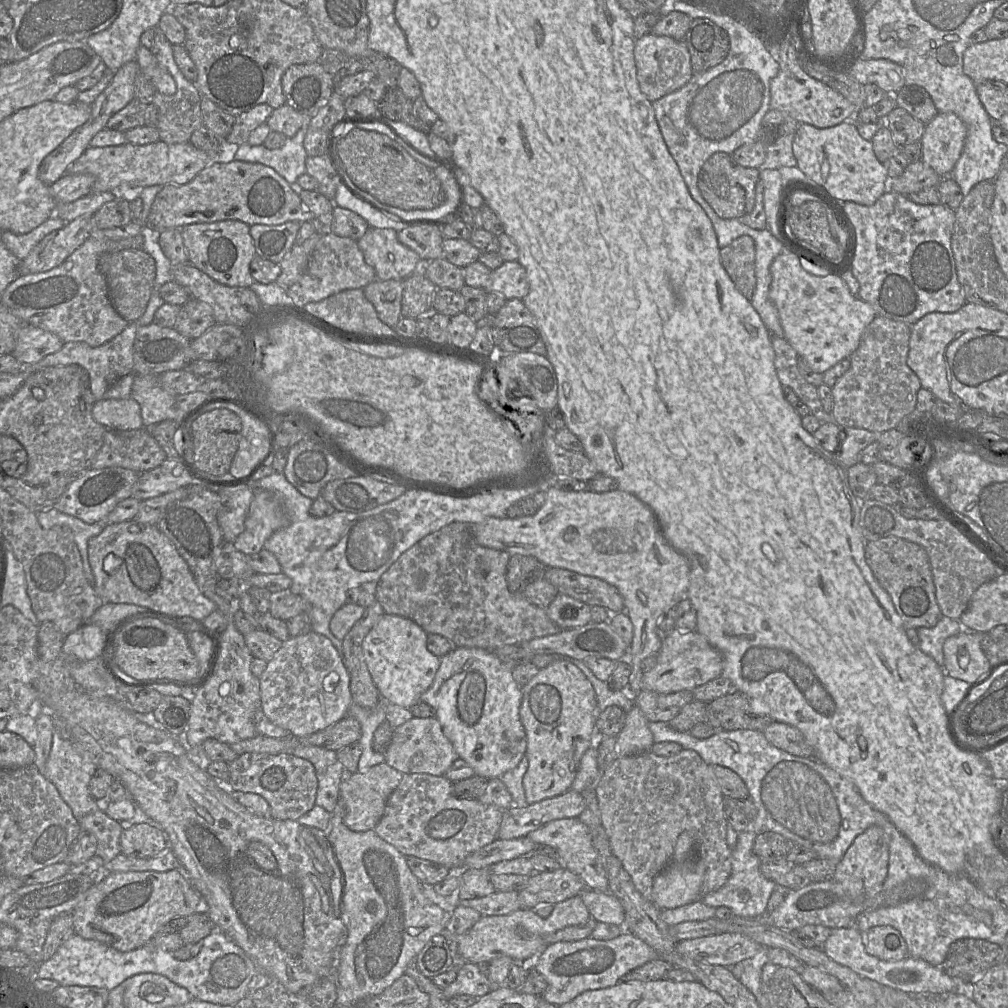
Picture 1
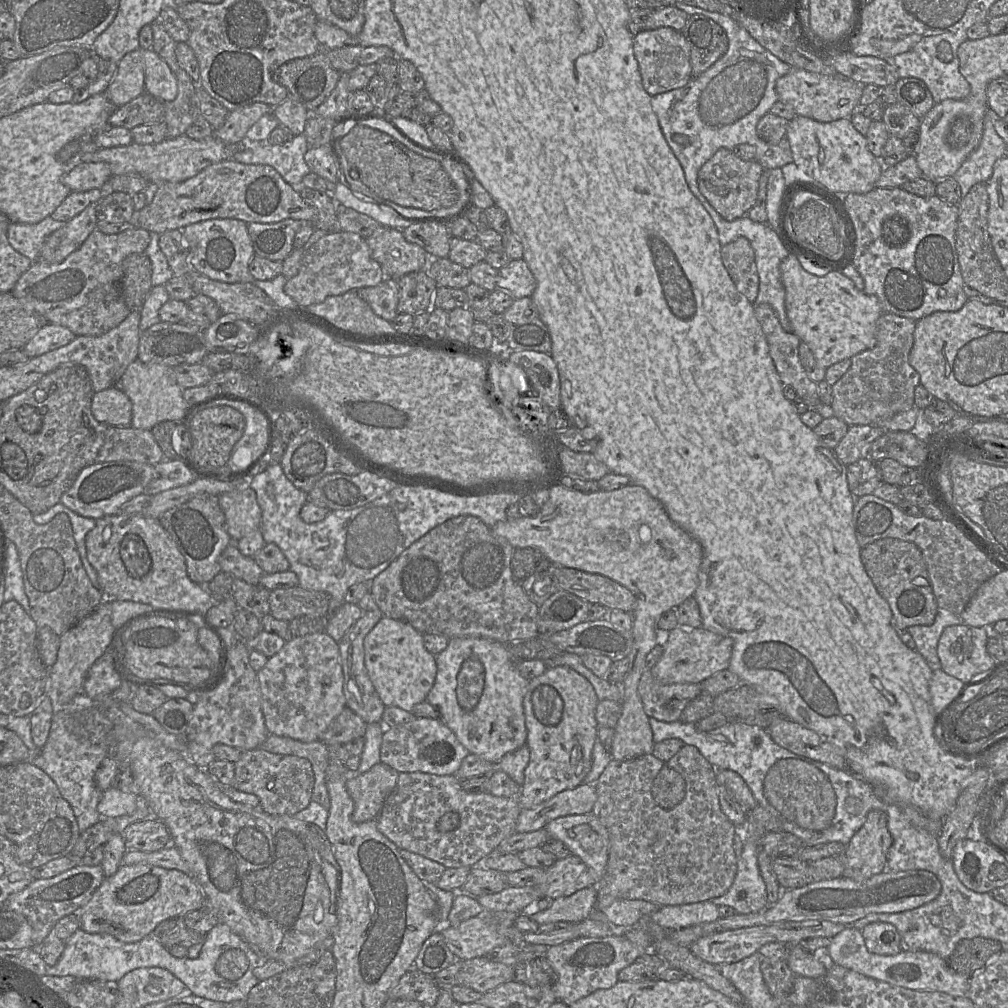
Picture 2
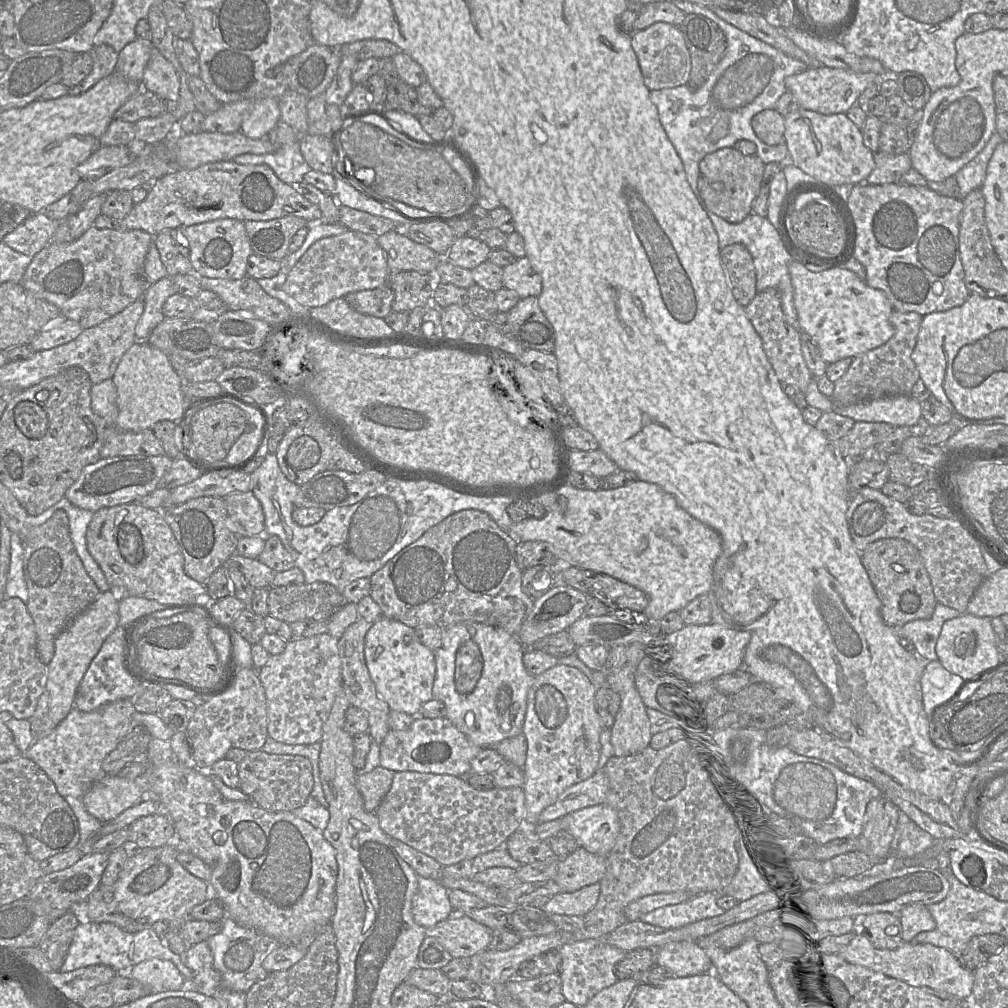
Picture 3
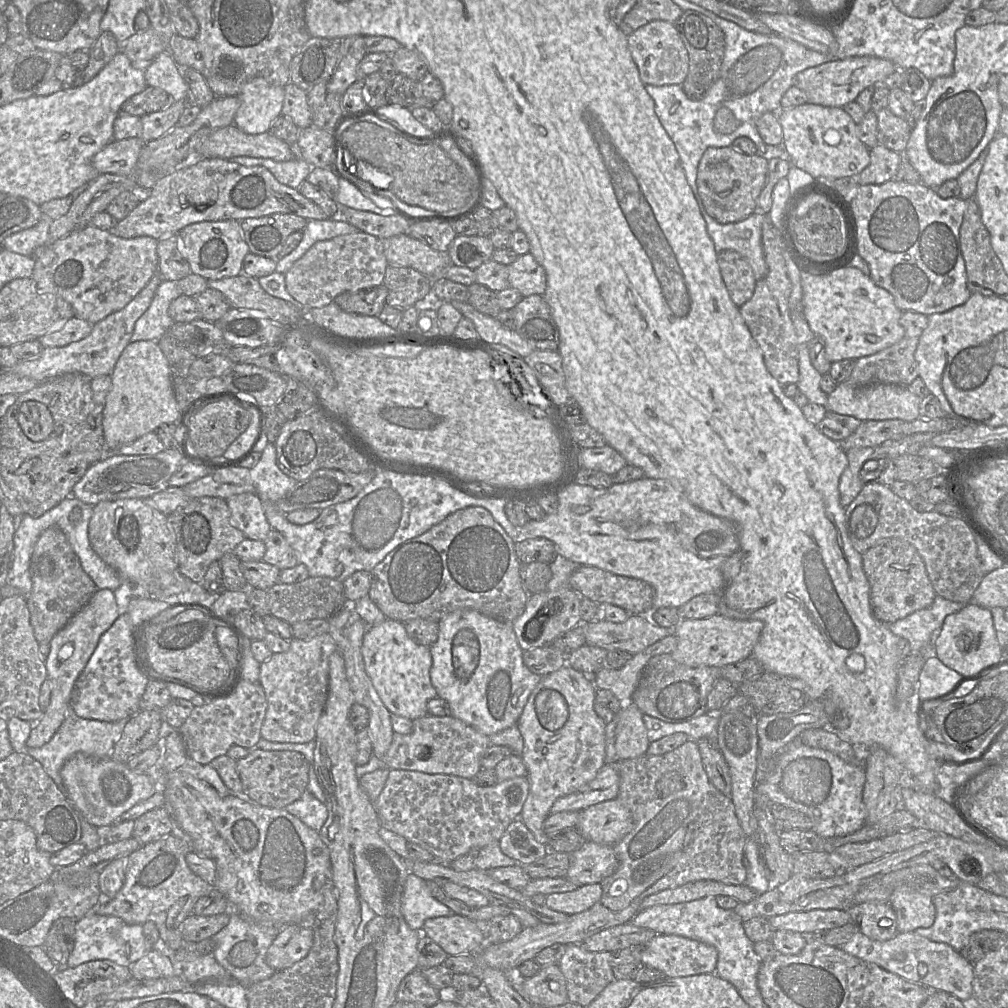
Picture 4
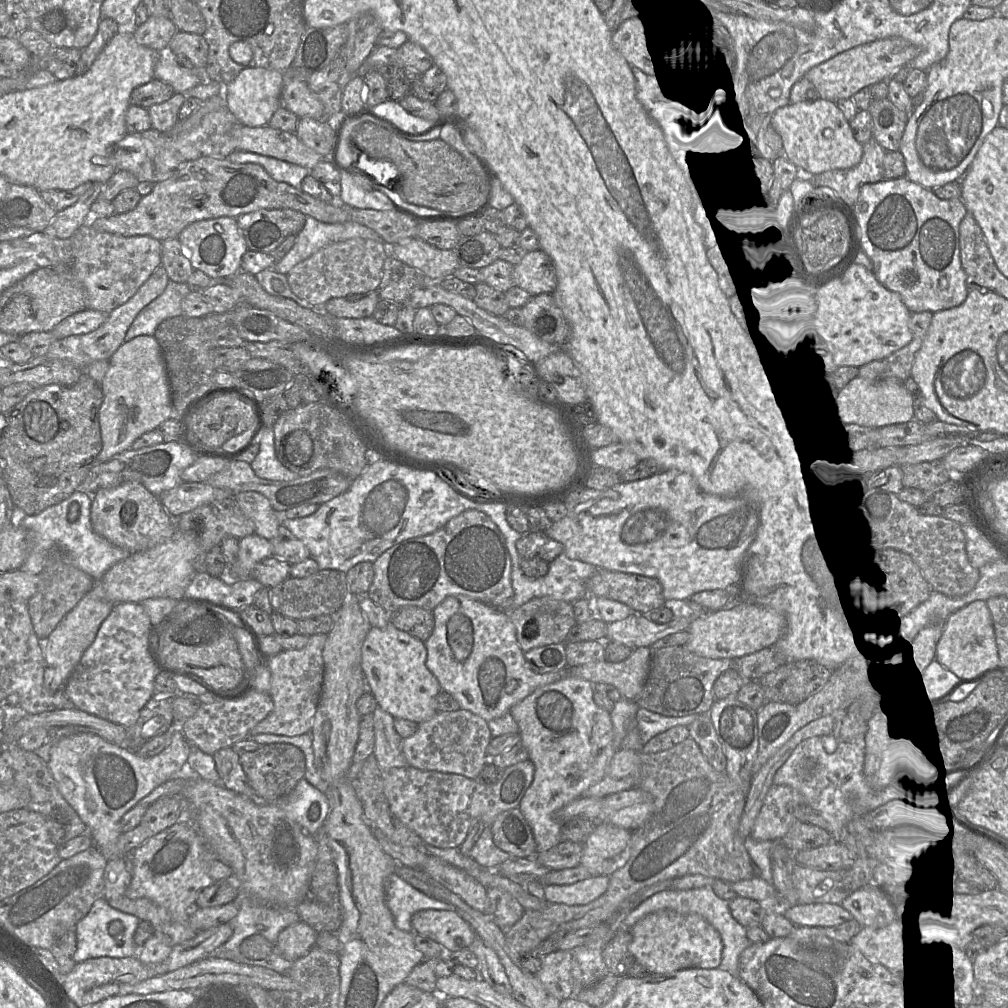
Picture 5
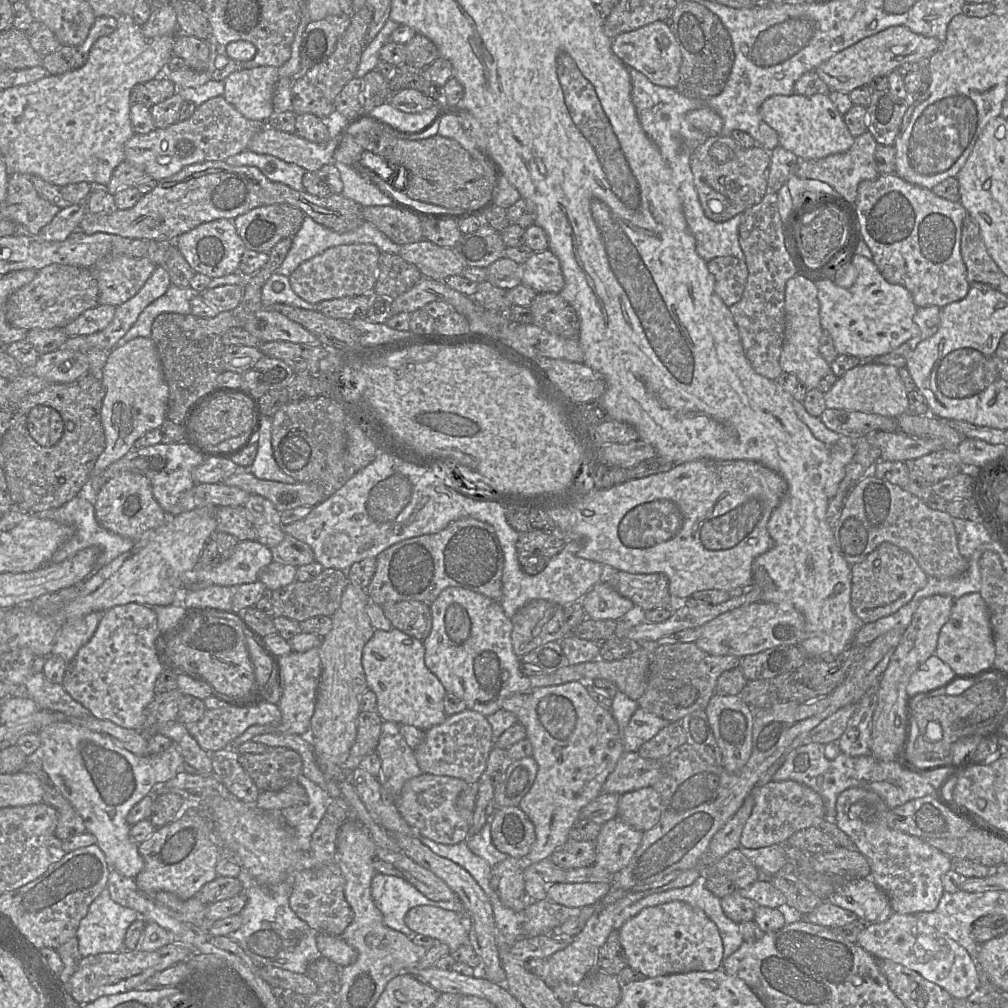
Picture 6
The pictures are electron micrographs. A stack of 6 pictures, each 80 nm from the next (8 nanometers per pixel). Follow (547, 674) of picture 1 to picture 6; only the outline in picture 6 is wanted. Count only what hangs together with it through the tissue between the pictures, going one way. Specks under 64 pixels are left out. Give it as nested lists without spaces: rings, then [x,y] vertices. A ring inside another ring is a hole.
[[[572,681],[558,686],[535,688],[533,691],[529,691],[527,693],[514,694],[503,701],[502,709],[513,713],[516,716],[518,722],[520,722],[525,727],[526,738],[530,741],[533,748],[532,757],[535,759],[538,766],[538,771],[533,785],[529,789],[529,791],[523,796],[518,805],[518,807],[530,819],[535,830],[535,842],[531,847],[530,852],[524,859],[519,859],[524,861],[525,867],[526,865],[531,865],[534,863],[538,863],[542,860],[548,859],[557,848],[561,847],[569,840],[569,831],[573,824],[579,820],[578,816],[580,810],[603,792],[603,785],[608,775],[614,770],[619,758],[624,752],[623,743],[617,722],[612,716],[611,711],[602,707],[597,702],[595,702],[592,697],[590,697],[587,692],[585,682]]]

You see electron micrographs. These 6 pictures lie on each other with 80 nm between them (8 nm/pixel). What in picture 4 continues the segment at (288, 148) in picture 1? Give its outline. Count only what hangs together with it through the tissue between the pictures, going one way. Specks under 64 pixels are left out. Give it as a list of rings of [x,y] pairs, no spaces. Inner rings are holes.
[[[238,156],[233,162],[245,167],[263,166],[282,184],[298,189],[306,181],[312,167],[302,158],[295,157],[289,161],[275,161],[269,158]]]

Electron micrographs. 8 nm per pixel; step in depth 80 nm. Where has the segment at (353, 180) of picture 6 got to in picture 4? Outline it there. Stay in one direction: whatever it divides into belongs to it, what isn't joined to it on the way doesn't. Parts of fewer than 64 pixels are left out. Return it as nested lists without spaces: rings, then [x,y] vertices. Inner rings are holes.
[[[343,176],[339,177],[337,203],[340,207],[370,211],[379,215],[396,214],[396,205],[388,198],[360,190]]]

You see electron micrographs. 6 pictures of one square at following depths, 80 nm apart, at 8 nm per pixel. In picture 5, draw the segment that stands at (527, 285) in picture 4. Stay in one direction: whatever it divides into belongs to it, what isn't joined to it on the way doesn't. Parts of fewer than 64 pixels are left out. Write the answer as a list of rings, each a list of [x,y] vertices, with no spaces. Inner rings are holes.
[[[541,249],[527,252],[513,267],[515,285],[531,295],[553,293],[557,287],[556,271],[550,257]]]

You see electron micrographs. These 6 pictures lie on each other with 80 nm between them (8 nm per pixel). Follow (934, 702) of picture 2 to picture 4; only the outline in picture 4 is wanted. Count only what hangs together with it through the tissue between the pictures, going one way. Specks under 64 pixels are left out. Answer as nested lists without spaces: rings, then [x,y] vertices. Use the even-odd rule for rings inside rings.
[[[937,657],[925,661],[918,679],[918,698],[921,703],[928,699],[950,694],[962,681],[962,675],[945,666]]]

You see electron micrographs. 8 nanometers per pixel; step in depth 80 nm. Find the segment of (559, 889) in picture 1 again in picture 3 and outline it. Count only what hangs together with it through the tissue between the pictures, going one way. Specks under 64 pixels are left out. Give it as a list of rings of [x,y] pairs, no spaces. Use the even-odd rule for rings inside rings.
[[[579,847],[567,858],[560,860],[554,881],[562,892],[570,893],[599,883],[605,871],[606,857],[595,855]]]

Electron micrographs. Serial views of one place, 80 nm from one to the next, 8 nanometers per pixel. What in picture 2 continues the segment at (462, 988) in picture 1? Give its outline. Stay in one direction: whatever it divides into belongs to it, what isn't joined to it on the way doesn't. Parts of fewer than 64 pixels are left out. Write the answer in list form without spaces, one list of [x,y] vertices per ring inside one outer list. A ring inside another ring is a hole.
[[[518,955],[502,962],[496,962],[489,957],[477,957],[463,961],[463,966],[456,975],[454,985],[466,986],[485,994],[499,985],[512,980]]]

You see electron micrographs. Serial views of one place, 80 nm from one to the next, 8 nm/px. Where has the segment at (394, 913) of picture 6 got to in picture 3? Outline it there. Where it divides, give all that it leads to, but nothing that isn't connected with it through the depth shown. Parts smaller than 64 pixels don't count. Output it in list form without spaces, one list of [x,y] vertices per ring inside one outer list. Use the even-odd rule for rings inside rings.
[[[418,876],[418,892],[412,901],[414,921],[425,928],[431,928],[438,922],[454,914],[449,897],[449,890],[438,880]]]

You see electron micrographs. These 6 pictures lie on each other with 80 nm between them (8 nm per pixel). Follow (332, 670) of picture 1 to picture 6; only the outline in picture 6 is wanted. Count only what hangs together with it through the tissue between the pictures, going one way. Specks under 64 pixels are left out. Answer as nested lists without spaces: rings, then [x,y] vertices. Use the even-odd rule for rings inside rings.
[[[319,647],[312,648],[306,652],[292,651],[288,655],[277,658],[274,673],[276,674],[276,682],[279,682],[281,687],[281,696],[277,703],[281,712],[280,722],[277,724],[250,726],[244,733],[231,741],[228,745],[229,748],[236,750],[236,748],[245,741],[250,741],[257,735],[268,733],[308,737],[321,676]]]

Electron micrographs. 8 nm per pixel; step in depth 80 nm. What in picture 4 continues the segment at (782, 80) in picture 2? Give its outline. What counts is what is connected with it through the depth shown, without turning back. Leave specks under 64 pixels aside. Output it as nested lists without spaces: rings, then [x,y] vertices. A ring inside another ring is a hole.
[[[851,56],[835,59],[799,72],[793,85],[804,91],[807,103],[826,107],[843,107],[856,100],[857,96],[869,86],[879,85],[896,70],[896,65],[885,58],[876,56]]]

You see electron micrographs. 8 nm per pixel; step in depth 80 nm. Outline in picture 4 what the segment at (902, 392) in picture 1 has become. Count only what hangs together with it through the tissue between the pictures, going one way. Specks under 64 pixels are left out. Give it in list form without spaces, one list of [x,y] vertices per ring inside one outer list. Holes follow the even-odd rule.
[[[903,311],[900,323],[905,330],[904,337],[894,345],[873,355],[855,360],[854,369],[846,381],[856,386],[876,383],[909,386],[918,377],[918,365],[915,360],[915,351],[920,337],[928,325],[928,316],[914,311]]]

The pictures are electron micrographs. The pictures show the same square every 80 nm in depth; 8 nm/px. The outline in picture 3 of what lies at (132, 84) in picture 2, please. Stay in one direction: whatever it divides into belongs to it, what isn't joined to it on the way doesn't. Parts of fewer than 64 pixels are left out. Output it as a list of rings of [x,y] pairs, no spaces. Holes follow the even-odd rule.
[[[137,38],[130,42],[118,54],[116,72],[129,80],[141,83],[153,49],[155,47],[151,40]]]

